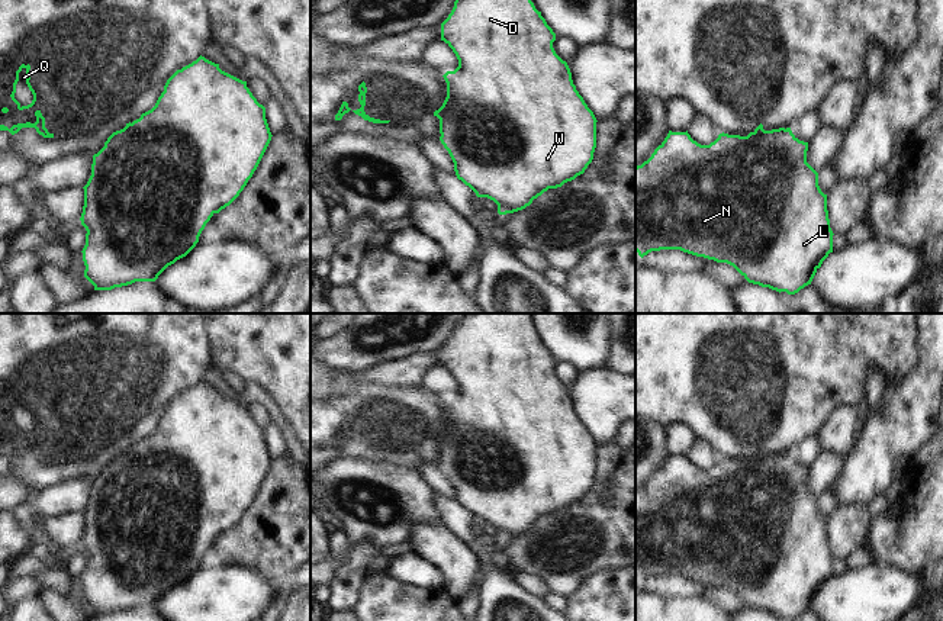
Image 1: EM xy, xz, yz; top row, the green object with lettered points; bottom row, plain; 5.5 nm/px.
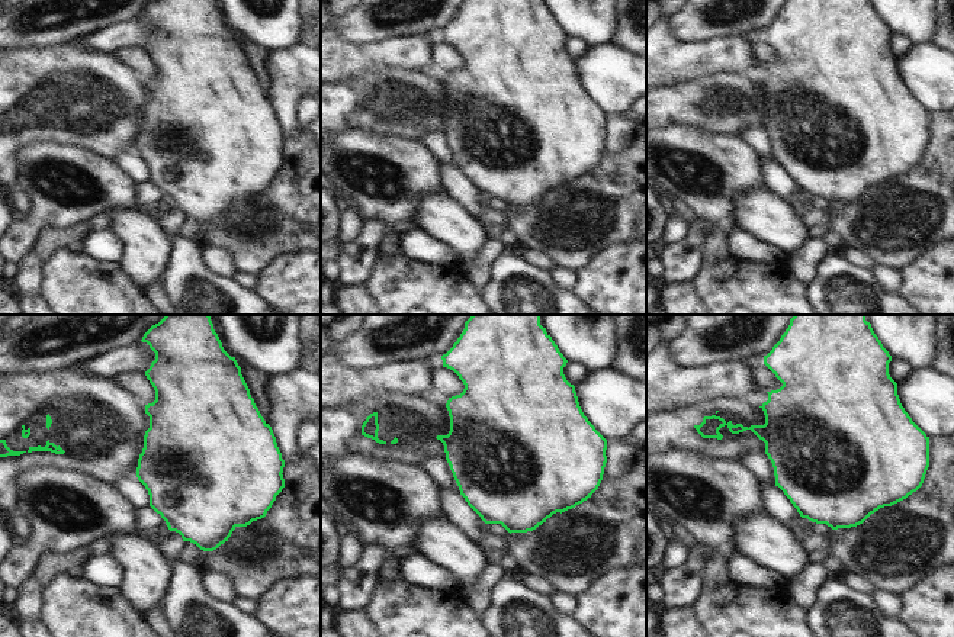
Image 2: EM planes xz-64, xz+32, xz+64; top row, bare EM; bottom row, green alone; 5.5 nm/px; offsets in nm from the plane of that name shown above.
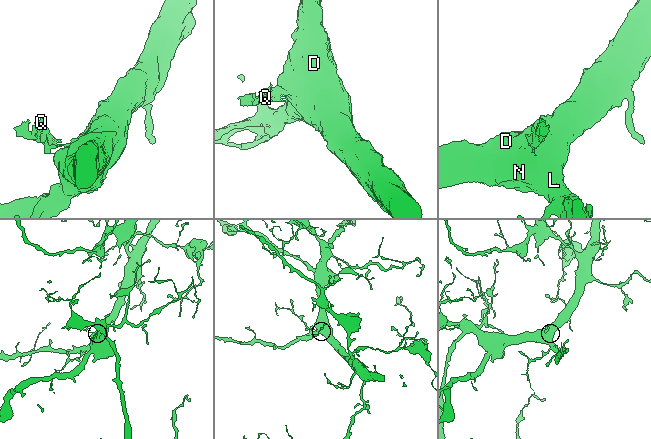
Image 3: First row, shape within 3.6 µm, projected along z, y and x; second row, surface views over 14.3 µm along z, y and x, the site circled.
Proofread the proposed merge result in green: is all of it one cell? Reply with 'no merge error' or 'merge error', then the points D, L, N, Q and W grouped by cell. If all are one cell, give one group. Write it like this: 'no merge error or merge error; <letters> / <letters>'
merge error; D L N W / Q

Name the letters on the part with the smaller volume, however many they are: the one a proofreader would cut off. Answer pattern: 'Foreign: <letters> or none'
Foreign: Q

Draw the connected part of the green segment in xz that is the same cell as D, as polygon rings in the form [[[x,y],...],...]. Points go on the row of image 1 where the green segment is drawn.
[[[456,0],[441,23],[441,41],[453,49],[458,67],[442,75],[448,106],[440,141],[454,163],[457,178],[477,197],[493,200],[499,215],[514,213],[548,189],[585,173],[593,160],[598,120],[576,90],[567,62],[553,48],[556,33],[531,0]]]

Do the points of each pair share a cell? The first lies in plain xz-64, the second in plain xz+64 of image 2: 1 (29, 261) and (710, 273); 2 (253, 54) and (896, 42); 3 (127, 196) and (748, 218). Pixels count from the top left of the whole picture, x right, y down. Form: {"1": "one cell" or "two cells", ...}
{"1": "two cells", "2": "one cell", "3": "two cells"}

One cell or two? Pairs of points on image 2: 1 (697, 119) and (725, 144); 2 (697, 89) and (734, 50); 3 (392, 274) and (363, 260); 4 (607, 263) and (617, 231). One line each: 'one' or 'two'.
1: two
2: two
3: two
4: two

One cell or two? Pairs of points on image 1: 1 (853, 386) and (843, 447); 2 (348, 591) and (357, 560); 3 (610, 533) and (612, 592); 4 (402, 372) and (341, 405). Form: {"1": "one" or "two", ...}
{"1": "two", "2": "one", "3": "two", "4": "two"}

